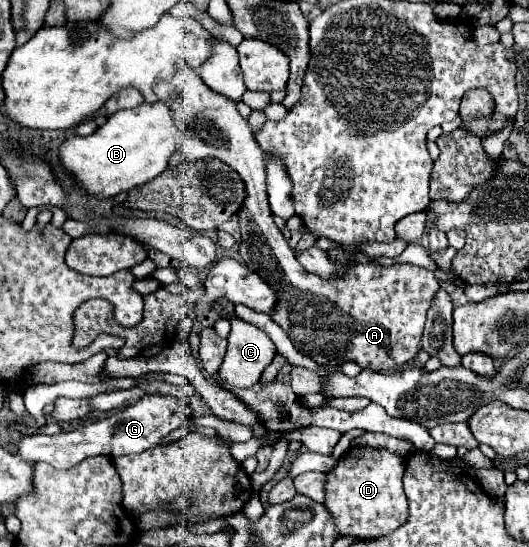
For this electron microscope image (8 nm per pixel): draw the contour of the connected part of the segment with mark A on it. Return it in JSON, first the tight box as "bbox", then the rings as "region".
{"bbox":[153,62,439,372],"region":[[[181,62],[171,82],[157,82],[157,86],[153,86],[153,92],[157,94],[159,102],[165,102],[169,108],[173,108],[173,116],[177,118],[177,122],[183,122],[179,146],[187,162],[195,162],[205,156],[215,156],[223,160],[227,166],[231,166],[233,170],[237,170],[237,174],[243,178],[247,196],[245,196],[245,202],[241,204],[241,212],[237,212],[239,228],[243,236],[239,244],[239,256],[251,270],[263,276],[275,290],[279,300],[277,300],[277,310],[273,314],[273,320],[287,332],[293,346],[301,354],[313,358],[317,364],[325,368],[337,368],[345,362],[357,362],[361,368],[389,372],[407,364],[421,350],[425,312],[433,300],[433,294],[439,290],[439,282],[435,280],[433,272],[413,264],[397,264],[397,262],[391,266],[355,264],[349,268],[349,274],[345,274],[345,278],[335,278],[335,282],[327,282],[323,278],[317,278],[317,274],[309,274],[307,270],[301,270],[301,264],[297,262],[285,236],[273,222],[273,214],[267,200],[267,156],[261,152],[259,144],[255,142],[253,130],[247,118],[239,114],[237,104],[209,90],[205,82],[201,82],[199,74],[195,70],[189,70],[185,62]]]}

